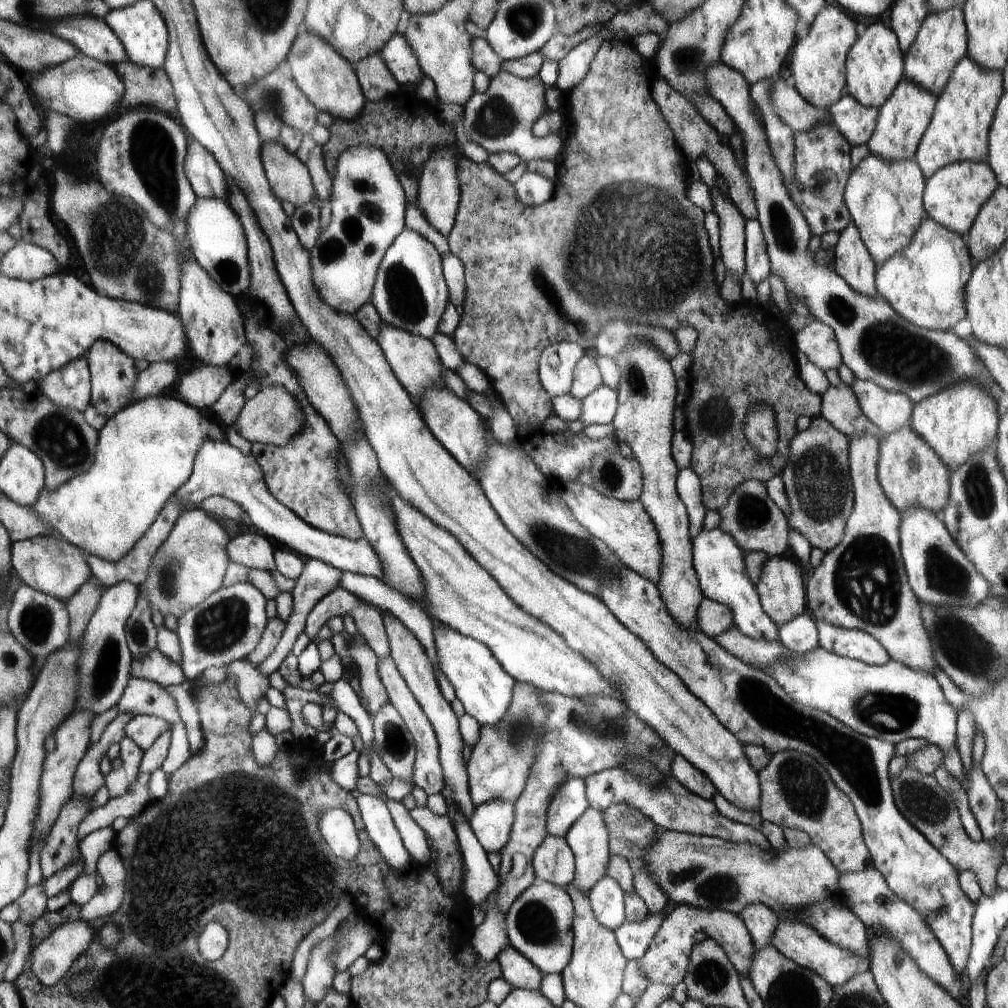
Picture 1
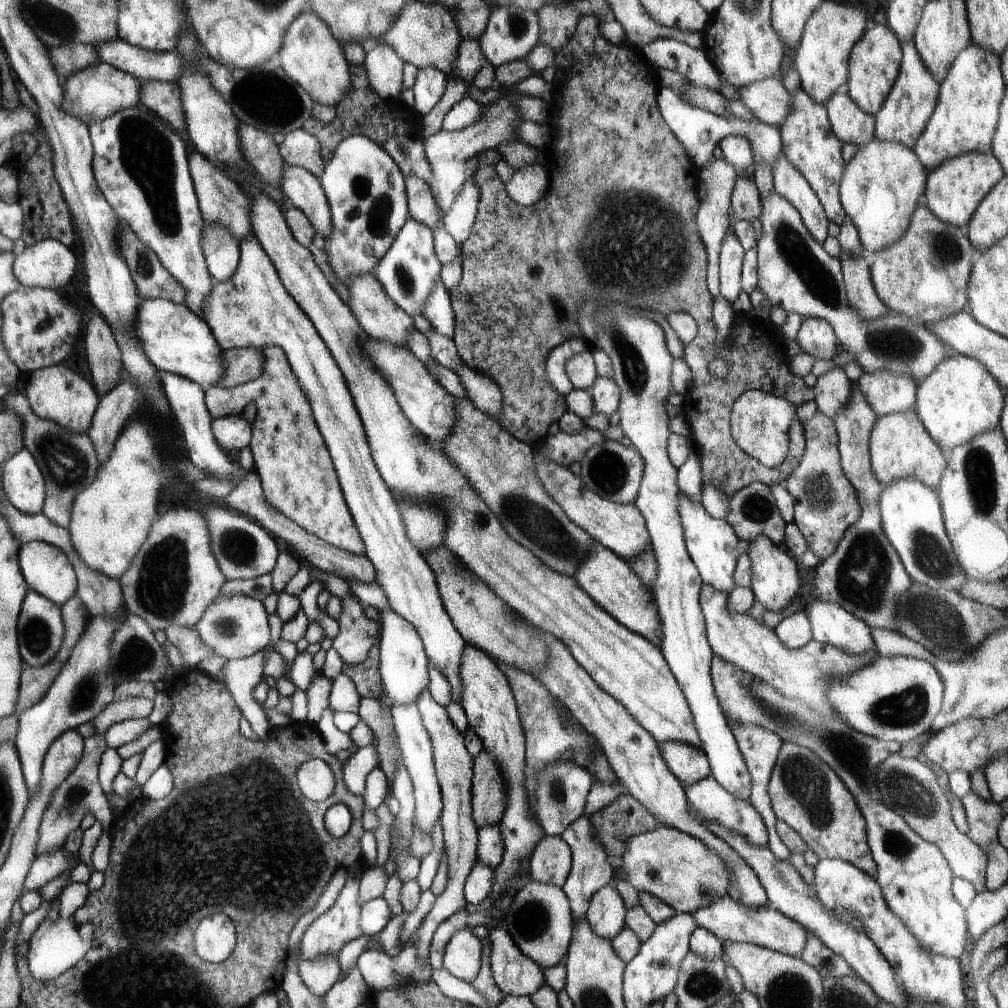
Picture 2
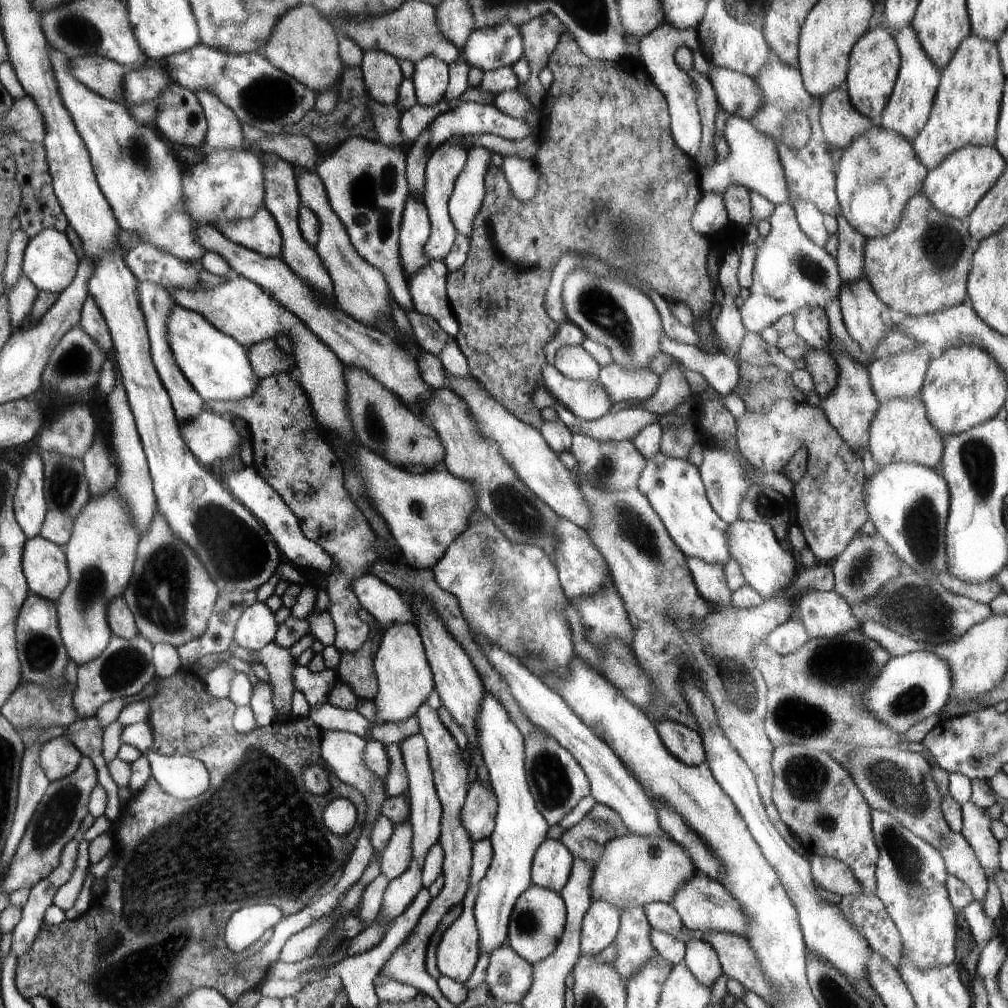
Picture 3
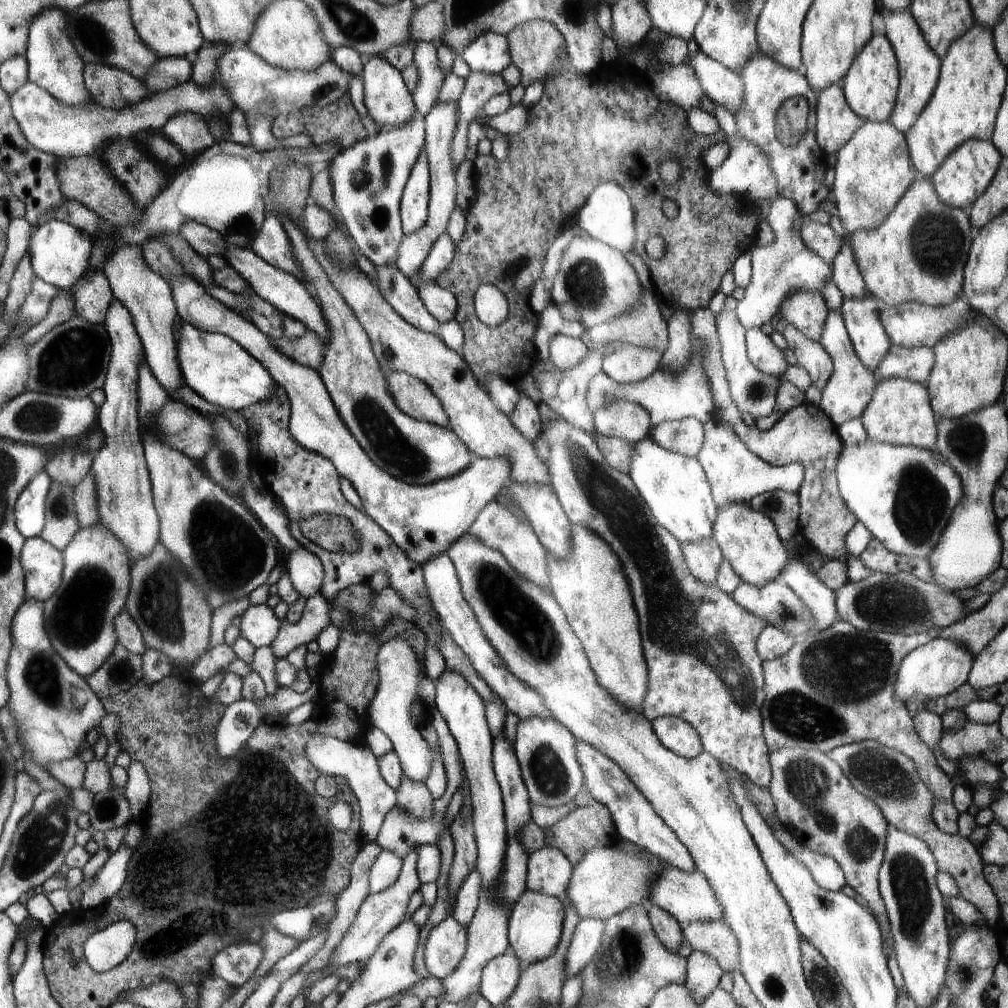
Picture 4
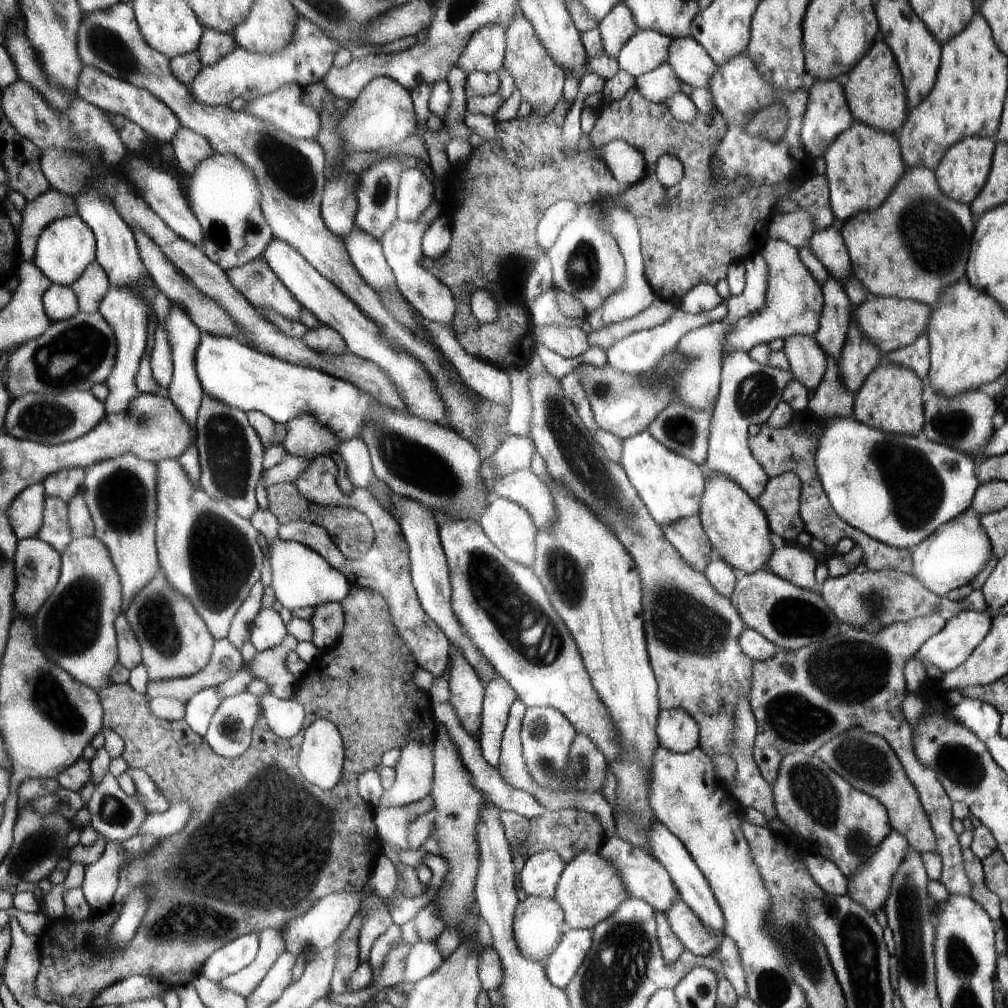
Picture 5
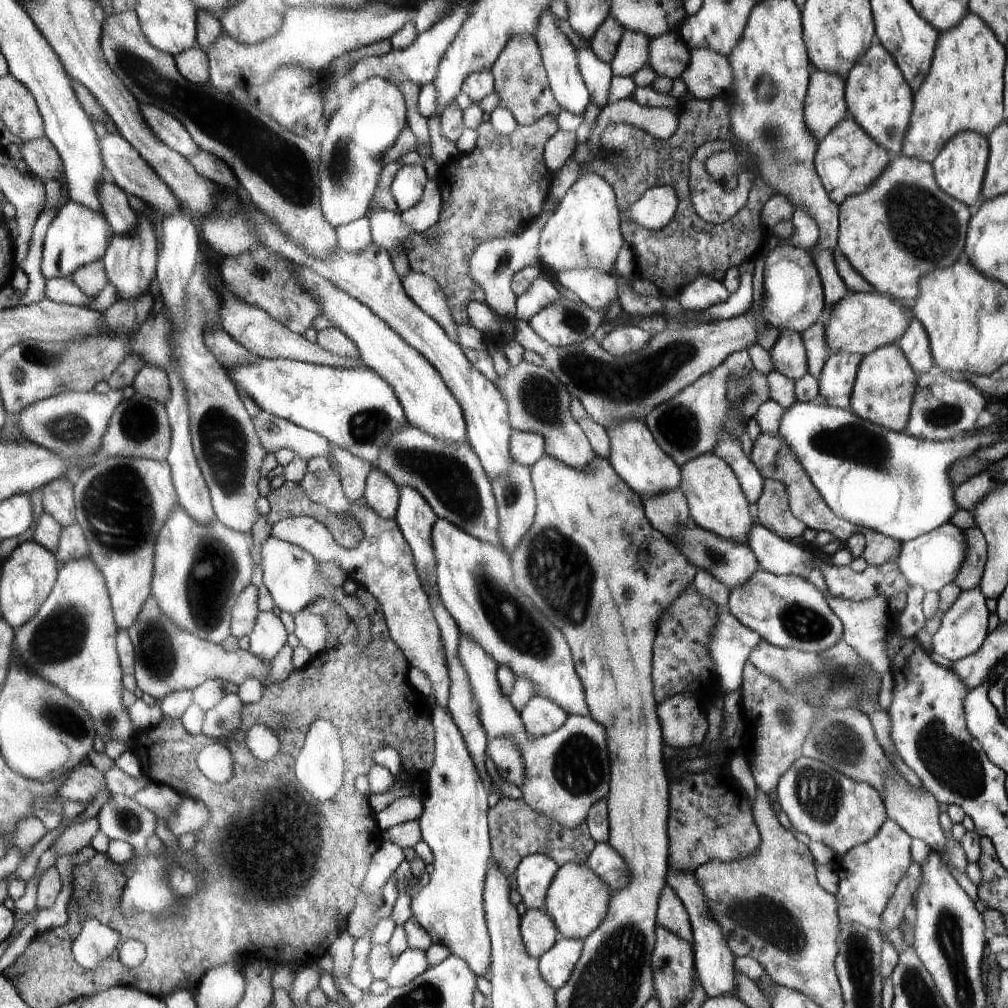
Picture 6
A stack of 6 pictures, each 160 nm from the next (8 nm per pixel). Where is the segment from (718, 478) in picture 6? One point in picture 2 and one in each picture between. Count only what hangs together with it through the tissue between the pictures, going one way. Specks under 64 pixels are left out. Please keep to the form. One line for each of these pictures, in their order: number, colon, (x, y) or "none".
2: (775, 583)
3: (766, 567)
4: (749, 541)
5: (738, 530)

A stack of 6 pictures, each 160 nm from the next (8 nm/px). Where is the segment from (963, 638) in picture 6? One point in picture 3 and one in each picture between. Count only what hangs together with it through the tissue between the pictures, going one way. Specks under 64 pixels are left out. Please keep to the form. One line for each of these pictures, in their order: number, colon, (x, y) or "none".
3: (916, 685)
4: (936, 669)
5: (946, 651)

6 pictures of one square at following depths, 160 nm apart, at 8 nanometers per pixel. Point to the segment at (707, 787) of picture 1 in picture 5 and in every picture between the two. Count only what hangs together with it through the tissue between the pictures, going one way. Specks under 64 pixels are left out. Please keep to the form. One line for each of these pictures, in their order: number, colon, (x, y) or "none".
2: (690, 765)
3: (686, 744)
4: (678, 735)
5: (677, 731)

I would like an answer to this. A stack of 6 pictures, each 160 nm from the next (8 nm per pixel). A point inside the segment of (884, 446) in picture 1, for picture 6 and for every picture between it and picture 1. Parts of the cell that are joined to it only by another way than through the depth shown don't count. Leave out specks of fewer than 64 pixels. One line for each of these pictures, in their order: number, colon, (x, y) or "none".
2: (901, 448)
3: (901, 431)
4: (900, 413)
5: (892, 399)
6: (886, 384)

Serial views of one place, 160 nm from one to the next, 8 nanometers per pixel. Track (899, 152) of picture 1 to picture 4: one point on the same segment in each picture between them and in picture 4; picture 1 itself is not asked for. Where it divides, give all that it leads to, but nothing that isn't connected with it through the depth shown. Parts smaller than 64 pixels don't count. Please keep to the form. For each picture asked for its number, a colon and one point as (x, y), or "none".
2: (911, 105)
3: (913, 101)
4: (920, 64)

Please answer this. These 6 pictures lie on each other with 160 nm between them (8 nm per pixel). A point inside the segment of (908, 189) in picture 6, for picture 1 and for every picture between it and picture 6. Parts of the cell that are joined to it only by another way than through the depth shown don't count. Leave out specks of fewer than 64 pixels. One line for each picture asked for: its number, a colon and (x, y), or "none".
1: (924, 283)
2: (924, 275)
3: (921, 268)
4: (918, 254)
5: (915, 244)

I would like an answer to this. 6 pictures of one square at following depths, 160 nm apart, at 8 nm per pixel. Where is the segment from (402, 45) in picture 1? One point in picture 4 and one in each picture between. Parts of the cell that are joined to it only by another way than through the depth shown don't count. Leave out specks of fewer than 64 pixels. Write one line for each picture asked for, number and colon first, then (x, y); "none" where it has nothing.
2: (384, 67)
3: (382, 74)
4: (387, 98)

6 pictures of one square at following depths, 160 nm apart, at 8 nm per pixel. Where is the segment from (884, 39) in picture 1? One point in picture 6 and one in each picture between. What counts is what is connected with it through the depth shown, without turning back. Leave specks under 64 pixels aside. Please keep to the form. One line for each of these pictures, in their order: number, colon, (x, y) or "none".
2: (874, 60)
3: (874, 59)
4: (871, 85)
5: (875, 85)
6: (879, 98)

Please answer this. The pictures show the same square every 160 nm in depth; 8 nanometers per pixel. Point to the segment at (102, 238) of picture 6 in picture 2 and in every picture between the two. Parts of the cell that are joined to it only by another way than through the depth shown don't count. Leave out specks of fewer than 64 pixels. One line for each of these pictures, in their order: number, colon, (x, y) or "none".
2: (49, 264)
3: (51, 264)
4: (59, 253)
5: (65, 249)

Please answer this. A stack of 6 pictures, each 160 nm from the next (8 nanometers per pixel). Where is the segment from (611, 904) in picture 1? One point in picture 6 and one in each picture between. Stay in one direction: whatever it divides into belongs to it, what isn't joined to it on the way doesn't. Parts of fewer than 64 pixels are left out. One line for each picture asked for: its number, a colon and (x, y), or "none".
2: (607, 911)
3: (601, 925)
4: (587, 938)
5: (575, 945)
6: (556, 965)

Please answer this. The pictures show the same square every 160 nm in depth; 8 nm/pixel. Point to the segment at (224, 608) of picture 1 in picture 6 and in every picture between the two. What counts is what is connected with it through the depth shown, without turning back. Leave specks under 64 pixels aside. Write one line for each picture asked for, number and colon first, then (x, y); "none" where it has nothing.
2: (235, 626)
3: (255, 627)
4: (259, 625)
5: (268, 630)
6: (269, 635)

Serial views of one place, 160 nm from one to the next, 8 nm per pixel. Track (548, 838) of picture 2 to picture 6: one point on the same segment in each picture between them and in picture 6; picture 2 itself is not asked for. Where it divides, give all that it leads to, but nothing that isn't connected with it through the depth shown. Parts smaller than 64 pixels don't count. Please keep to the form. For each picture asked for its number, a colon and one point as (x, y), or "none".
3: (552, 866)
4: (550, 870)
5: (540, 875)
6: (533, 877)

